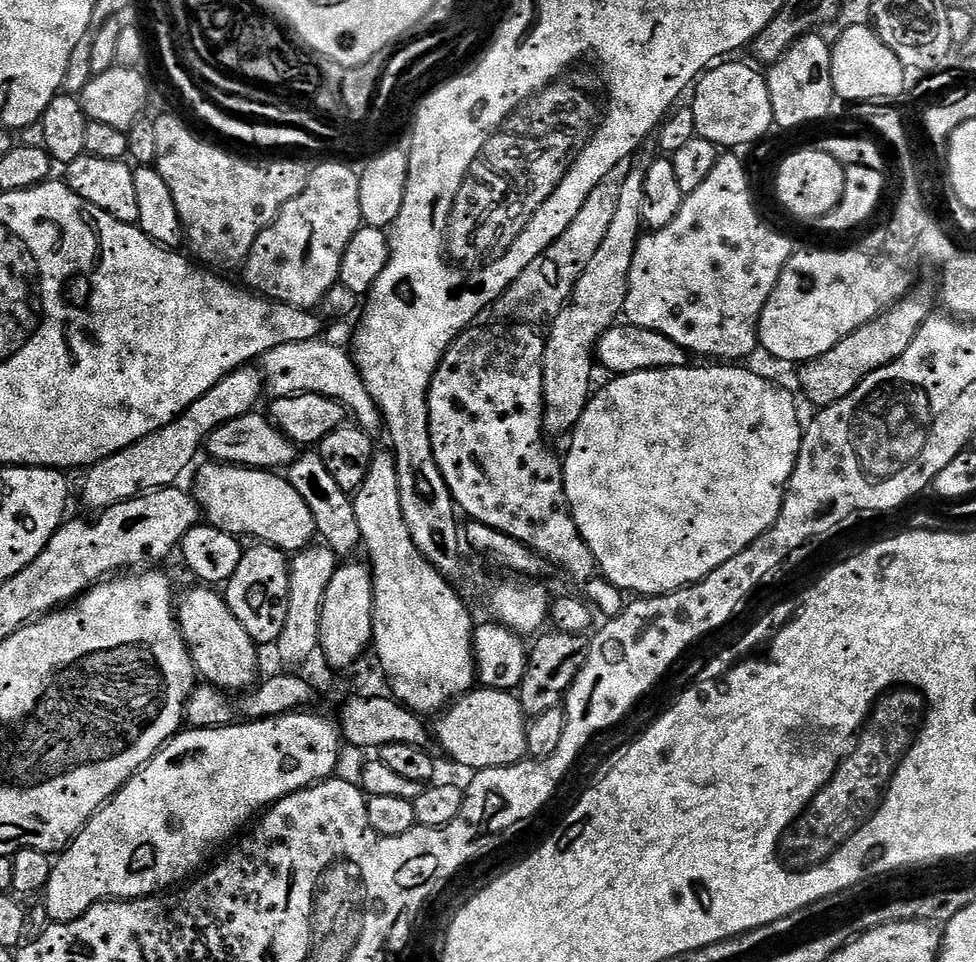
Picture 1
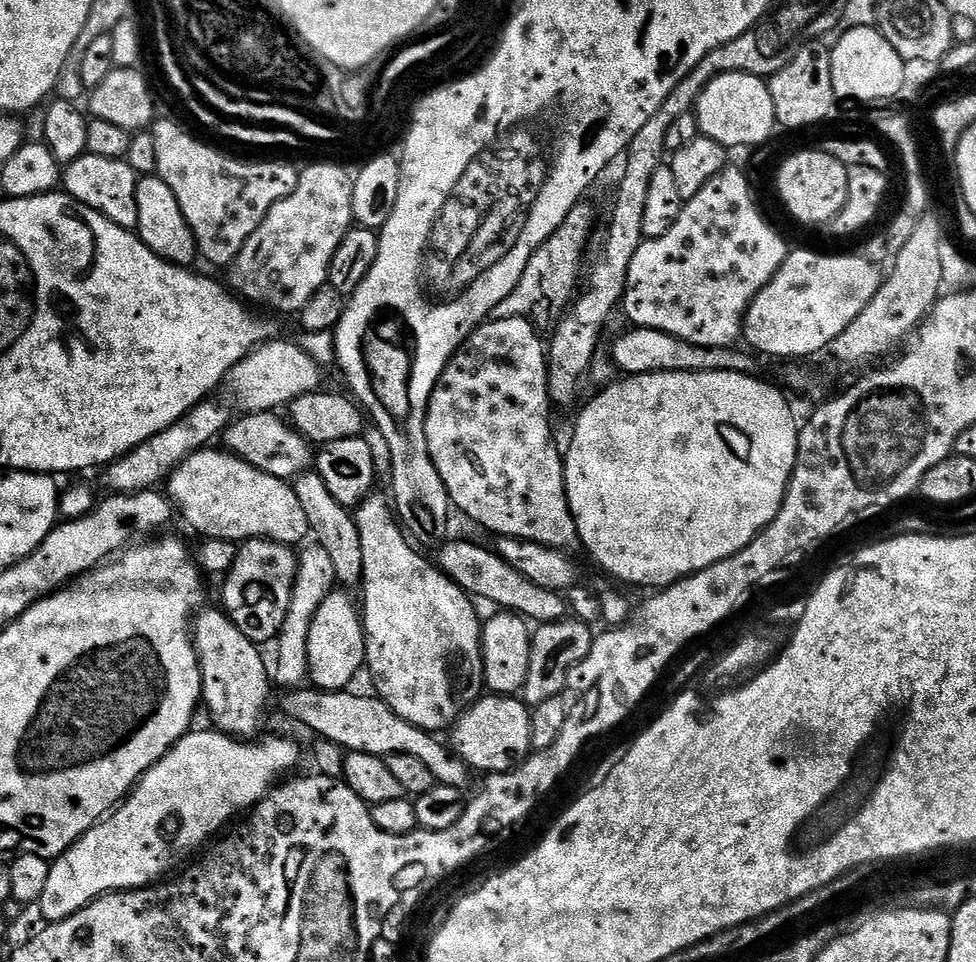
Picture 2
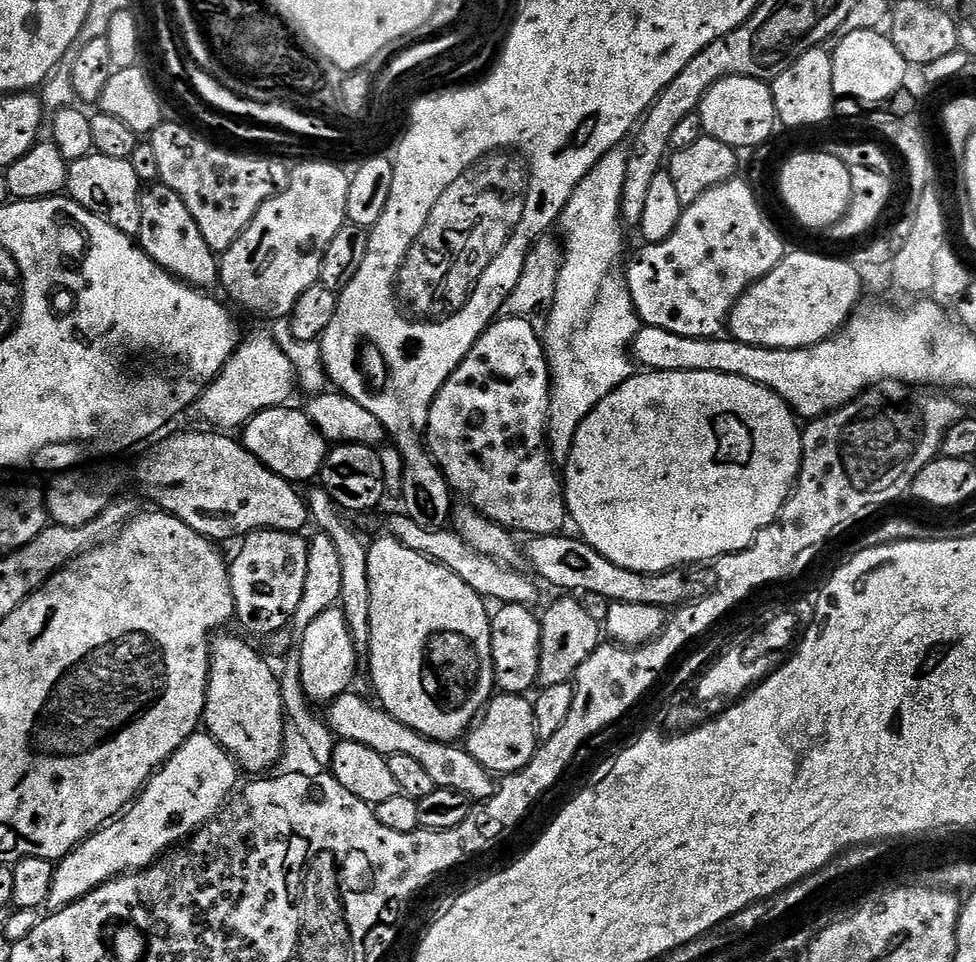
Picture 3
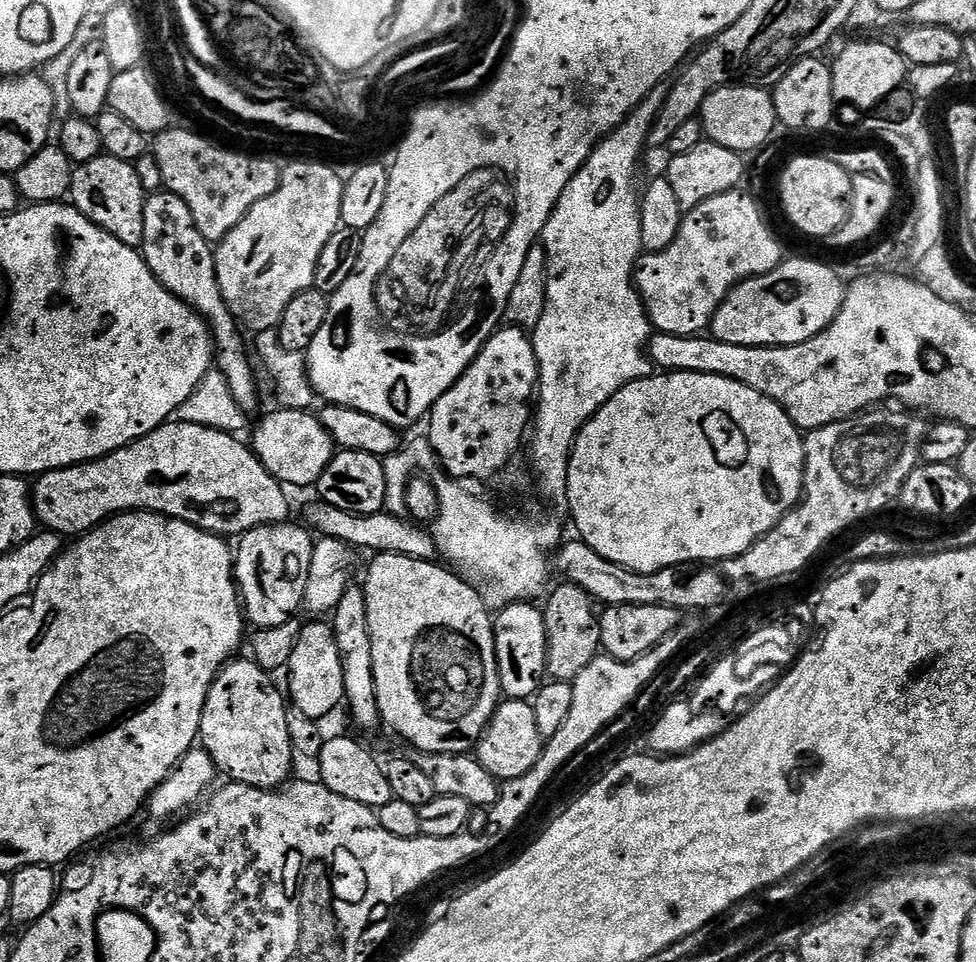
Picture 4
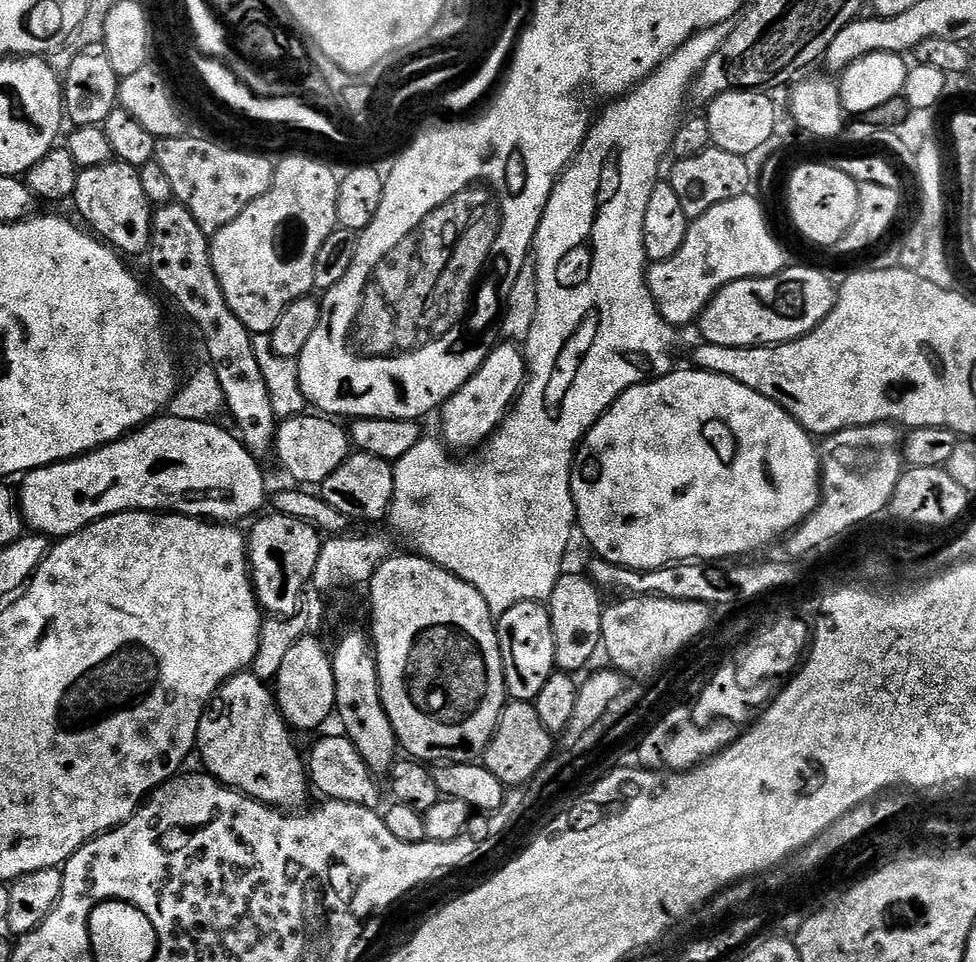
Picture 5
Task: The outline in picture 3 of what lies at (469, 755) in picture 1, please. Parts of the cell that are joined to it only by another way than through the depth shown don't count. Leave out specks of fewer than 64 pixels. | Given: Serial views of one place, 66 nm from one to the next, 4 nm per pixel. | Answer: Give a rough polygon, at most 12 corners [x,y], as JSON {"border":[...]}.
{"border":[[496,694],[467,733],[486,771],[521,772],[538,741],[532,700]]}

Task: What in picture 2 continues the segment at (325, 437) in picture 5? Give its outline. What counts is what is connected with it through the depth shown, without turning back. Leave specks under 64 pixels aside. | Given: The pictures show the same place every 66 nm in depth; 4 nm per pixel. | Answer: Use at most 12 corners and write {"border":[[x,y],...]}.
{"border":[[275,411],[226,429],[227,451],[279,480],[309,471],[314,452]]}

